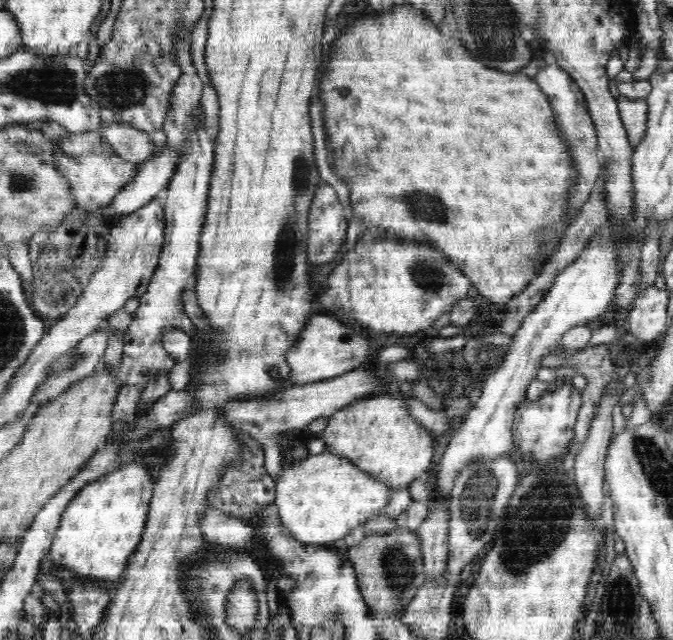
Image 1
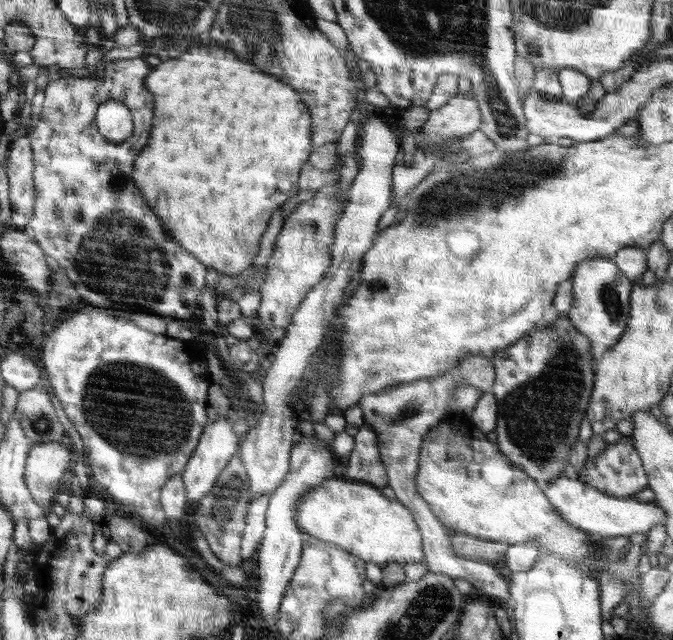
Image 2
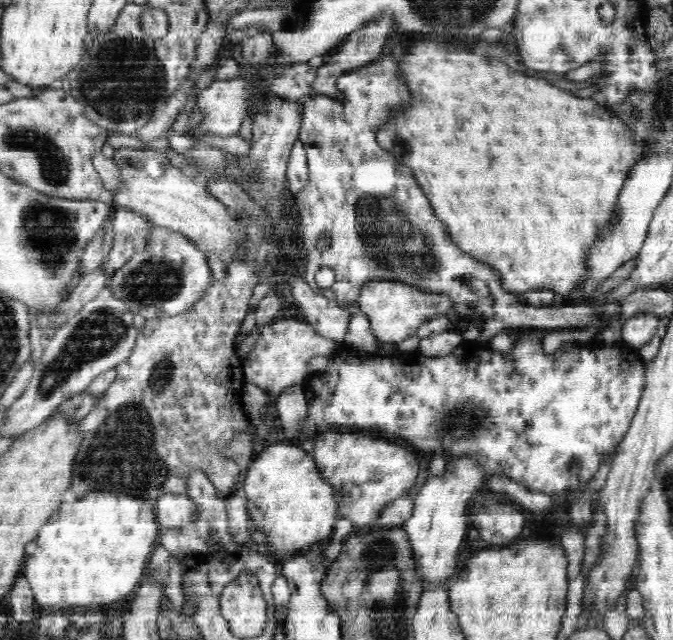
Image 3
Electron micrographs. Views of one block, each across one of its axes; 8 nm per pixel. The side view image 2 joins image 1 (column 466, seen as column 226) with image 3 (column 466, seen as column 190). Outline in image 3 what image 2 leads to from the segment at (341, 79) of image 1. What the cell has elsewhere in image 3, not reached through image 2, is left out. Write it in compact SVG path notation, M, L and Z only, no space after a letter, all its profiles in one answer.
M418 42L408 48L404 64L404 73L408 75L408 87L412 96L418 94L418 104L406 112L406 116L383 122L376 133L376 140L384 149L394 153L402 163L414 168L413 176L422 186L434 212L442 216L442 224L454 232L458 248L470 252L477 260L486 261L504 276L504 287L509 292L526 292L532 289L553 290L559 298L580 290L588 282L588 258L590 250L604 239L604 232L617 218L616 202L620 189L630 169L647 151L647 139L642 139L630 129L624 119L614 117L607 109L589 98L581 98L572 92L560 89L546 79L528 78L520 72L514 72L504 62L496 58L482 58L466 48L448 48L442 42Z

